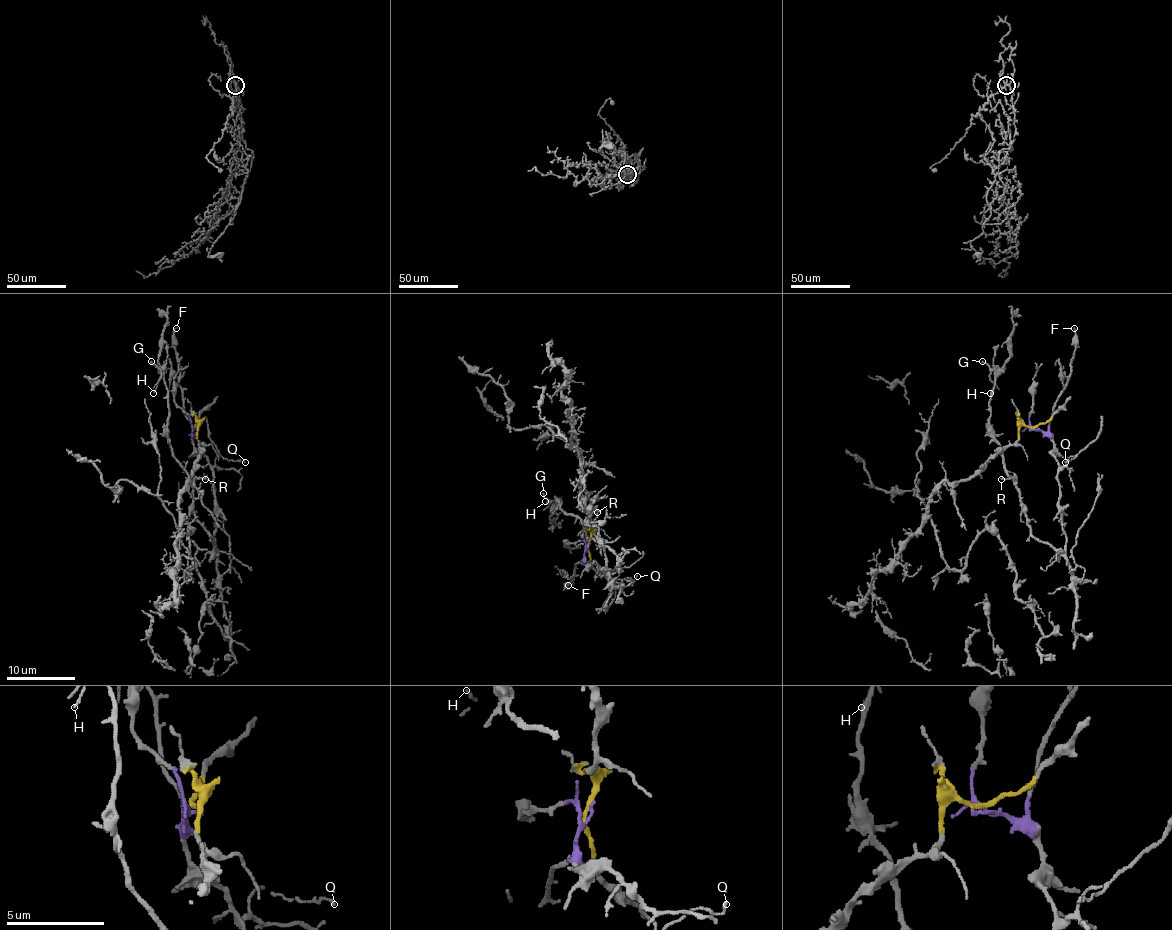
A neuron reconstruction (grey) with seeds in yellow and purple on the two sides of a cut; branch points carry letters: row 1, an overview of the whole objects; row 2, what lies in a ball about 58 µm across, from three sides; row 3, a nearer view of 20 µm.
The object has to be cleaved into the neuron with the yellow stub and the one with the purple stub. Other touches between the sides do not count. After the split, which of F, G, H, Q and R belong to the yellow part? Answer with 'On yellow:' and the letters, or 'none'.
On yellow: none

